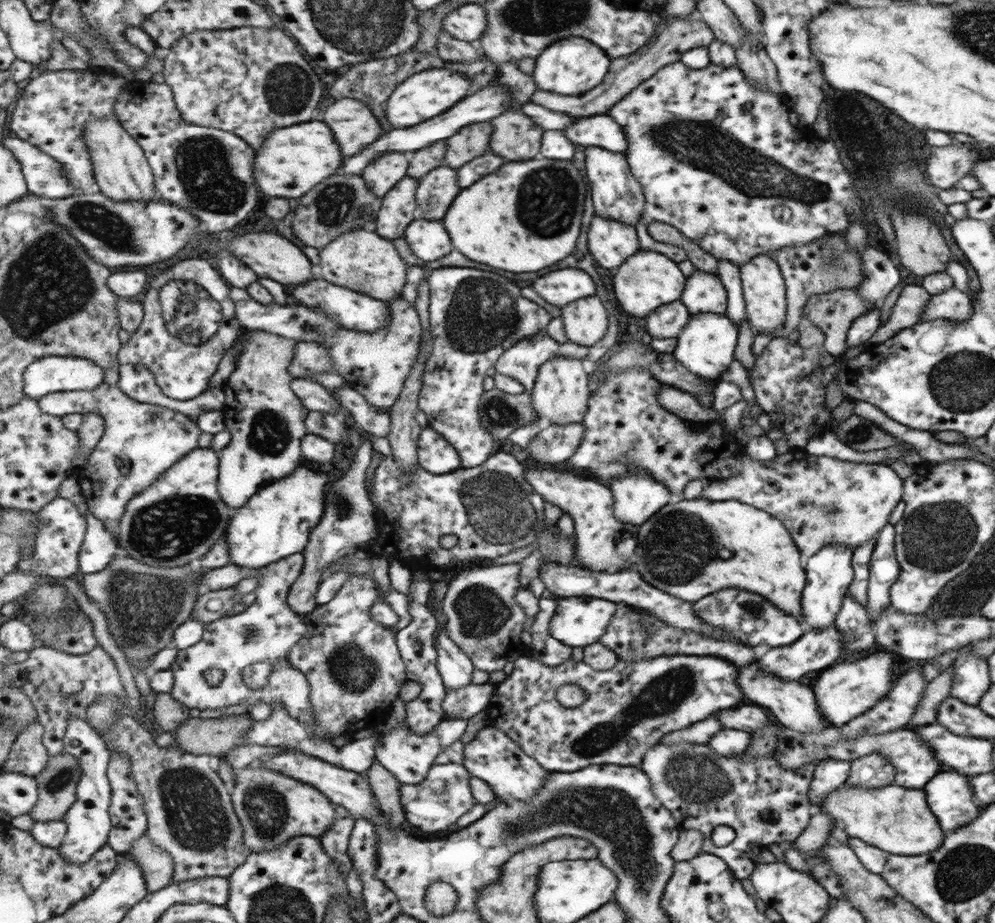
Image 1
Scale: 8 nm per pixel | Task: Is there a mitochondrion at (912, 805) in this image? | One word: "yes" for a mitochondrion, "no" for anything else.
no

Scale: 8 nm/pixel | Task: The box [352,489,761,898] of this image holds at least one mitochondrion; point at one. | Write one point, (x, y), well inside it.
(662, 695)

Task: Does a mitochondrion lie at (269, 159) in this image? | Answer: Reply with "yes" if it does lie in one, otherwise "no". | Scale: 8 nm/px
no

